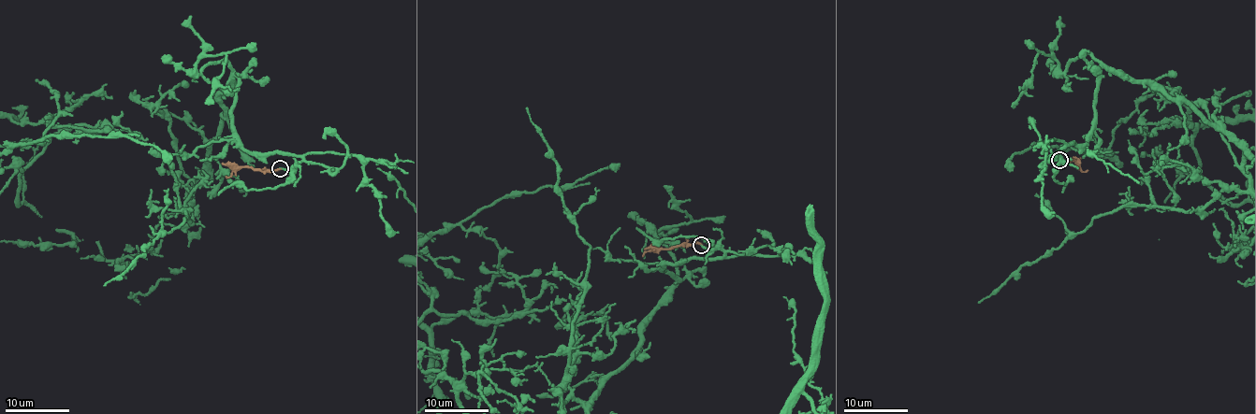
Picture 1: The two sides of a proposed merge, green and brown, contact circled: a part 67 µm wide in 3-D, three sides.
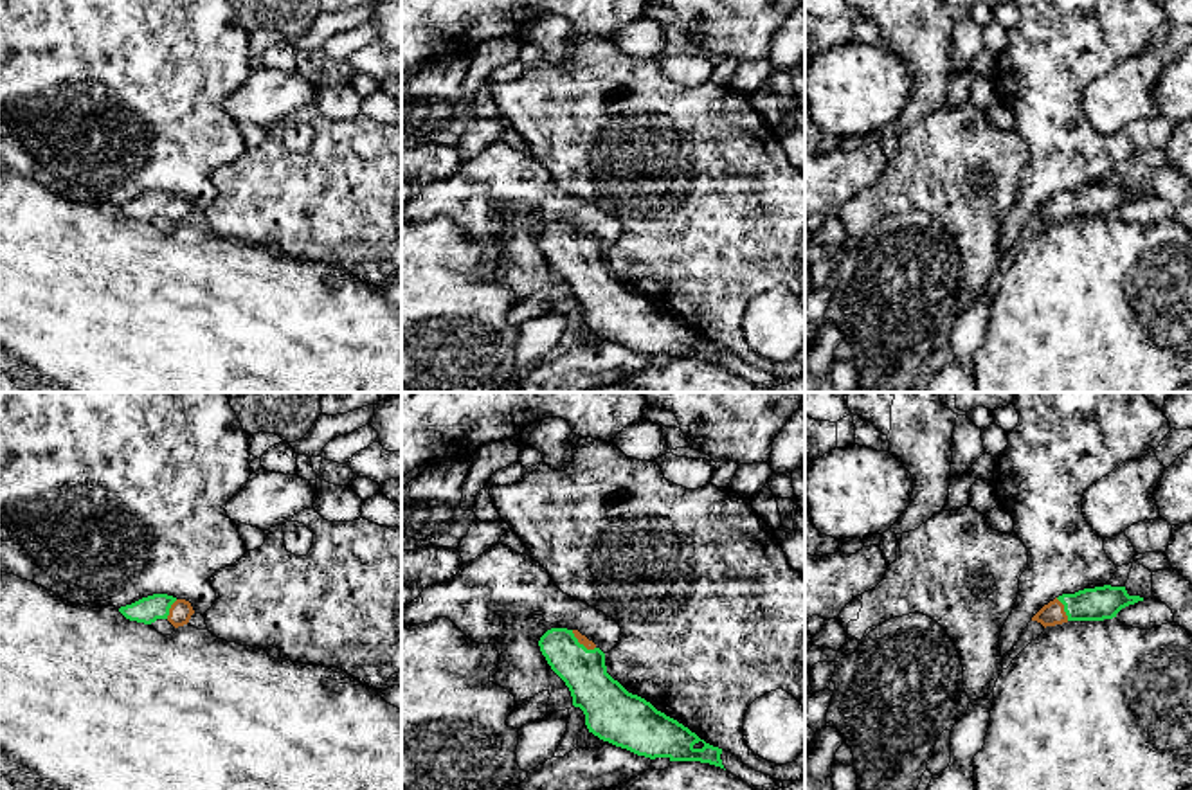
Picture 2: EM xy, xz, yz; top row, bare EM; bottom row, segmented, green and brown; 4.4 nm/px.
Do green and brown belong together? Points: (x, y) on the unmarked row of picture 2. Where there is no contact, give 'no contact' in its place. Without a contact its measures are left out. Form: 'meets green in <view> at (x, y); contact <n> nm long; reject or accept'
meets green in xz at (582, 242); contact 140 nm long; accept

